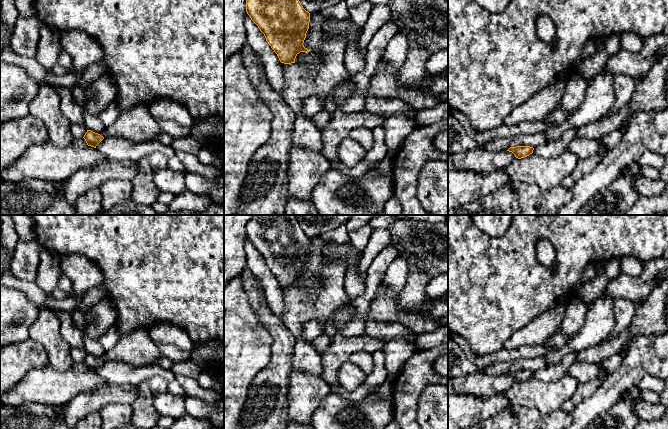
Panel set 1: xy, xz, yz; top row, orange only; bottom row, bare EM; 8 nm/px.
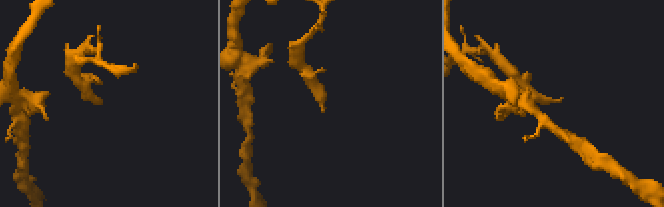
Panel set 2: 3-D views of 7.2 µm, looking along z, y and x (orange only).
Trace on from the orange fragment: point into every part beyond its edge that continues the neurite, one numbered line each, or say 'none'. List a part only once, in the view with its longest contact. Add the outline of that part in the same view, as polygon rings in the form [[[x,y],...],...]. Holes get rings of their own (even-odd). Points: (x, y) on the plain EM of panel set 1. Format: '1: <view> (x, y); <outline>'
1: xy (137, 348); [[[138,329],[127,336],[120,337],[118,343],[99,358],[104,362],[118,360],[134,366],[145,366],[157,363],[161,356],[149,336],[149,331]]]

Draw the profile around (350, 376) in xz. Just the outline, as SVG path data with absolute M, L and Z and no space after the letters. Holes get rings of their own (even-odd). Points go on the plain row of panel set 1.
M347 360L339 368L338 378L340 386L348 391L354 391L366 380L367 374Z

